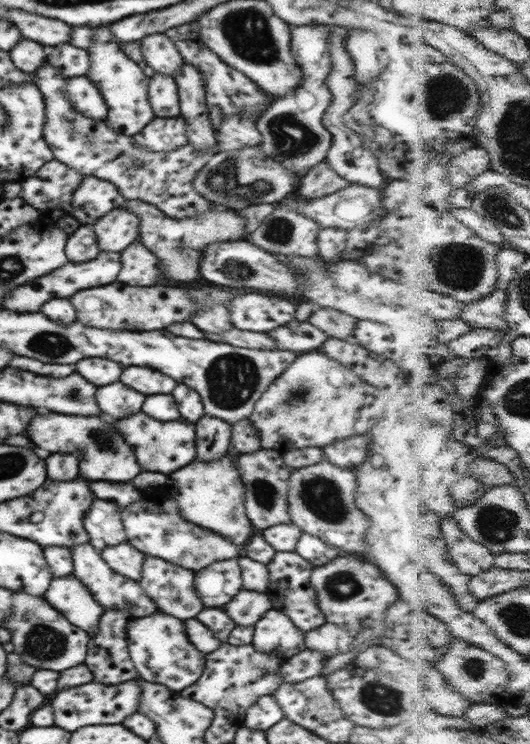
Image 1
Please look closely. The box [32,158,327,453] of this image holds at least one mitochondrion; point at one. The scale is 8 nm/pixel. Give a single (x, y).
(231, 378)

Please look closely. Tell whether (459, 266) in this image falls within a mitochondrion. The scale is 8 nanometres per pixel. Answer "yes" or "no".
yes

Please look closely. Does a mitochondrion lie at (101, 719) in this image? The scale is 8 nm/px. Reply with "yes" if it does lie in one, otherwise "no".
no

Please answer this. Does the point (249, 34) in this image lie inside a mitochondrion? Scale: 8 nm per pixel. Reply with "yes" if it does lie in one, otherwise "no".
yes

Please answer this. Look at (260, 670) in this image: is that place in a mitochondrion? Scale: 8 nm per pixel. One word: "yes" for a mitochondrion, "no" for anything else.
yes

